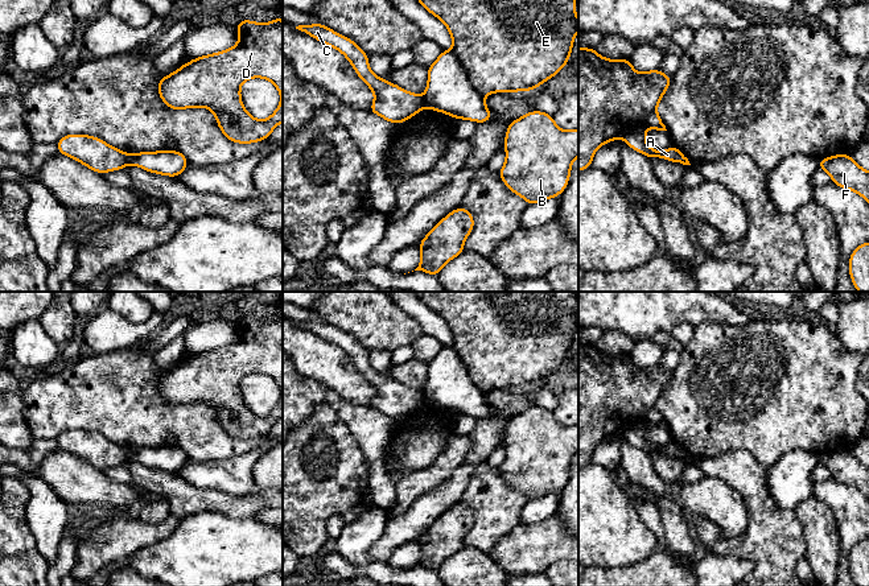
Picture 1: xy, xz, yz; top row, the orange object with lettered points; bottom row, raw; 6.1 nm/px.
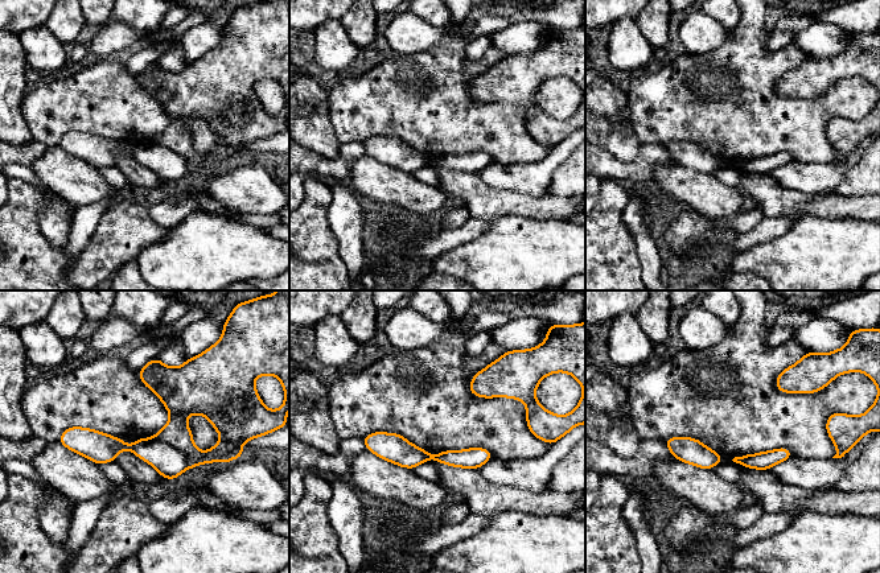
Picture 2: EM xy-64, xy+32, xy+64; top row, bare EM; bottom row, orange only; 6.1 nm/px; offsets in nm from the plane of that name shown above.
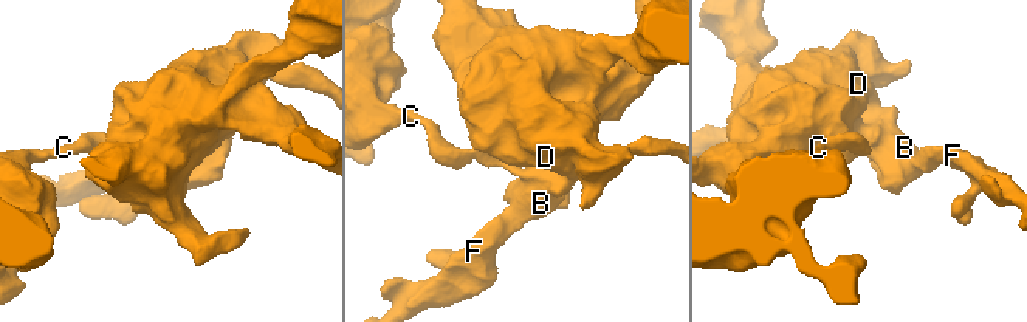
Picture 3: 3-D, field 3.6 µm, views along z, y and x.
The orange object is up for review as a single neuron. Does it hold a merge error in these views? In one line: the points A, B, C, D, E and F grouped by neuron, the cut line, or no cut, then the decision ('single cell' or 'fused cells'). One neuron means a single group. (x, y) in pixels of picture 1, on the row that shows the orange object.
A B D E F / C; cut in xy along (127, 155), (130, 162); fused cells

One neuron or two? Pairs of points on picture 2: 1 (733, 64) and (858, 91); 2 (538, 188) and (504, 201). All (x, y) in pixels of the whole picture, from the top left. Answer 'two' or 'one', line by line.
1: one
2: two

